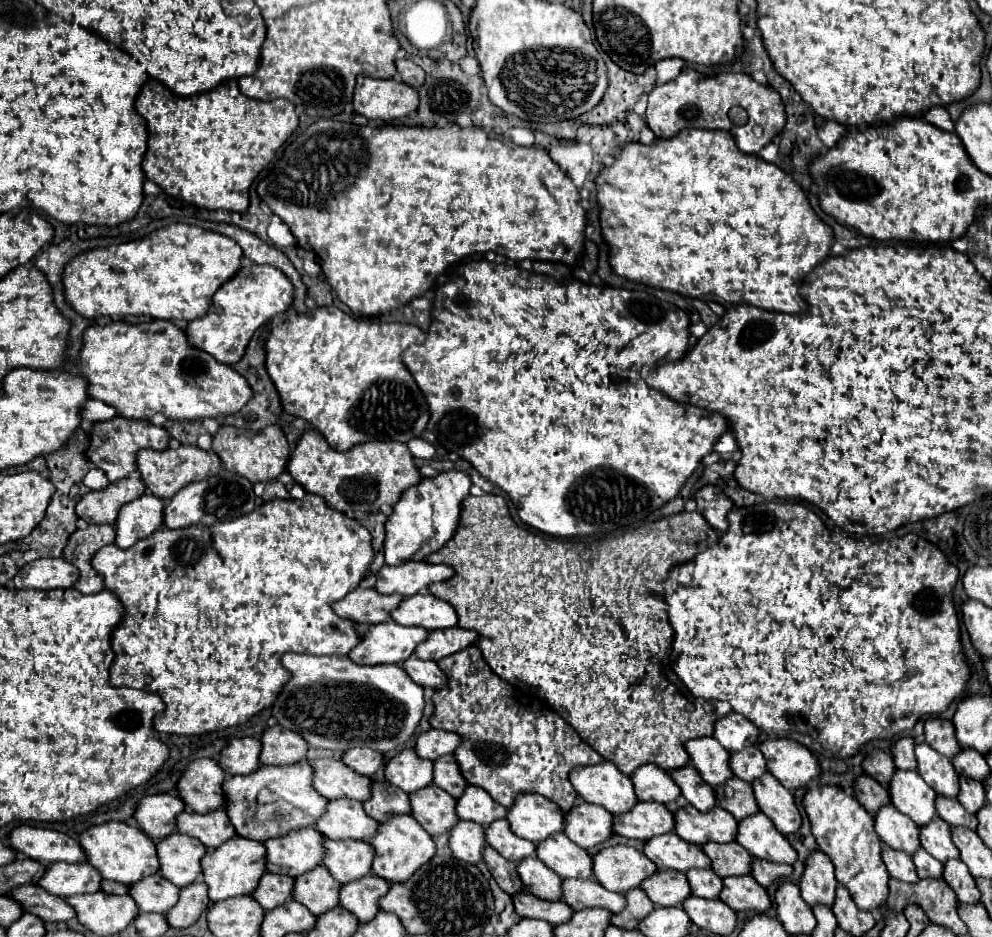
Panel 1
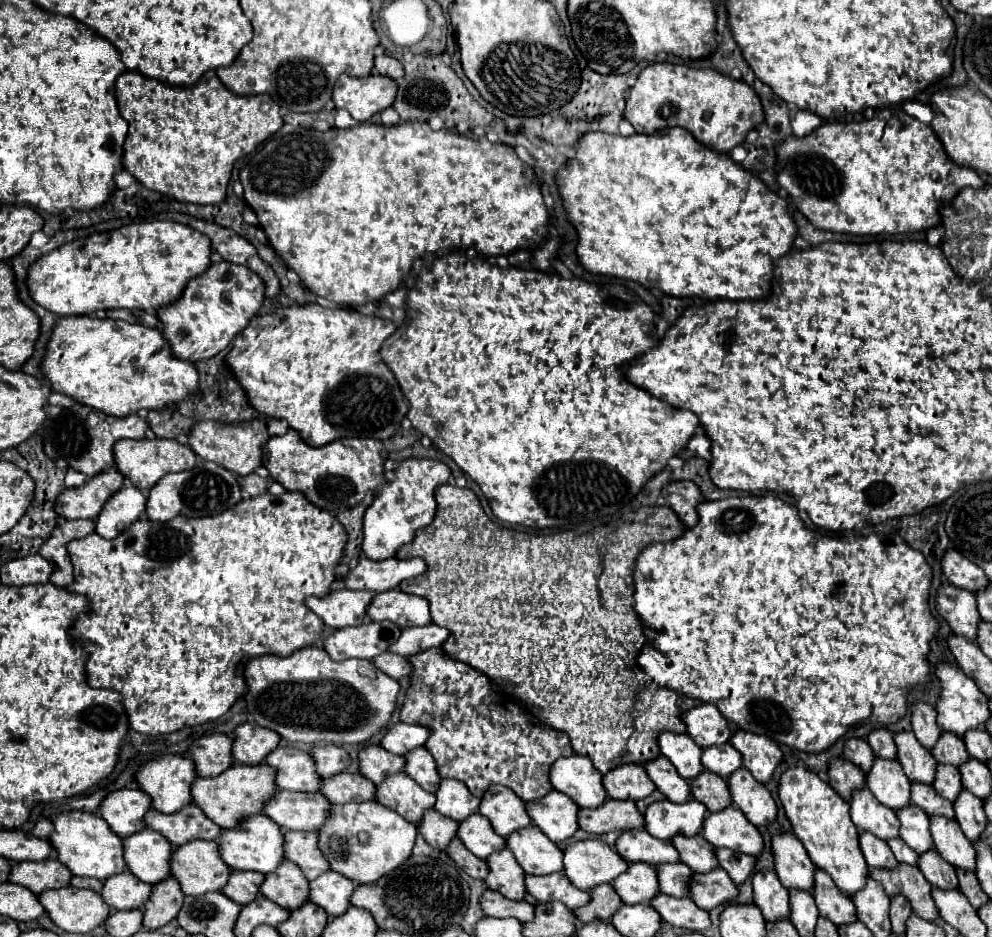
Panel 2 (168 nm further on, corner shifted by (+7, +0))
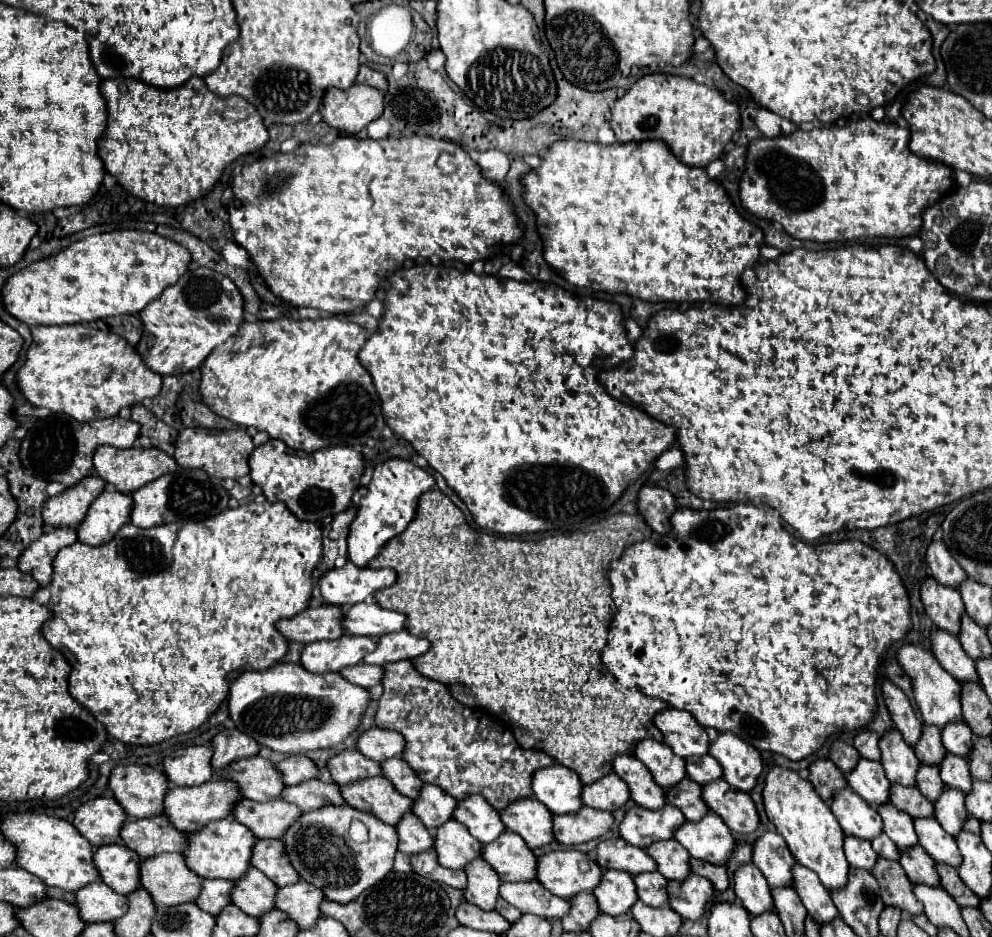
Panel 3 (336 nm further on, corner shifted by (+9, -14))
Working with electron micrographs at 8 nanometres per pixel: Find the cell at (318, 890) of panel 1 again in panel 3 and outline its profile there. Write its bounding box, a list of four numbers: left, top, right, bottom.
[231,868,279,918]

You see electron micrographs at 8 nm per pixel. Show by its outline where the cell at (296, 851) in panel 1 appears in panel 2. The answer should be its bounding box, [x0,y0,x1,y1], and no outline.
[217,814,285,874]

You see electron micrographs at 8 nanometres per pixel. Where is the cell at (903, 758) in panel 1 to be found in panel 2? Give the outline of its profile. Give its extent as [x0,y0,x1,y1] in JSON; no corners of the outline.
[867,728,897,760]

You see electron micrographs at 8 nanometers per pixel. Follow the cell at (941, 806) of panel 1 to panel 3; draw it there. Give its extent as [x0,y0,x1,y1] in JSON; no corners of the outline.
[891,786,935,818]

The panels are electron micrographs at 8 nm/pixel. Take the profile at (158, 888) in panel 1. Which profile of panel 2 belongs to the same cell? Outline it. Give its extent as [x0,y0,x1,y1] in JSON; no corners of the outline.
[101,872,151,910]

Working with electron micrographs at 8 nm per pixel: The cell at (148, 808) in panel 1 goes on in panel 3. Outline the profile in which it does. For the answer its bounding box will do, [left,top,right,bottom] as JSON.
[73,796,127,846]

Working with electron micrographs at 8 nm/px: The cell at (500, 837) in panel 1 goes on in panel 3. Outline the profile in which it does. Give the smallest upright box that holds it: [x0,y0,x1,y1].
[435,820,483,870]

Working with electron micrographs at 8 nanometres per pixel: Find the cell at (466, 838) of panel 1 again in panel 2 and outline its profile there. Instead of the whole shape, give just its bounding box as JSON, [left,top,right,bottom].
[417,810,457,850]

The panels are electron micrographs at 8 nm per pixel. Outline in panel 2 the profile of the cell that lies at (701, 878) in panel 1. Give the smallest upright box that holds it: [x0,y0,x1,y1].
[655,862,691,898]

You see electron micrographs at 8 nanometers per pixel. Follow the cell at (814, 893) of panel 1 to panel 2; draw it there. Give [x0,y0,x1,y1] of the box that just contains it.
[771,832,815,890]

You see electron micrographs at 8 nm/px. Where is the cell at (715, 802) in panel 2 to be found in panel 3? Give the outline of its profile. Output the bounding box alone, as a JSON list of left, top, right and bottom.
[667,778,709,822]

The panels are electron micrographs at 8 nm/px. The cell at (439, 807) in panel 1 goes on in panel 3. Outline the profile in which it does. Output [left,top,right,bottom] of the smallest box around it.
[341,776,413,826]

